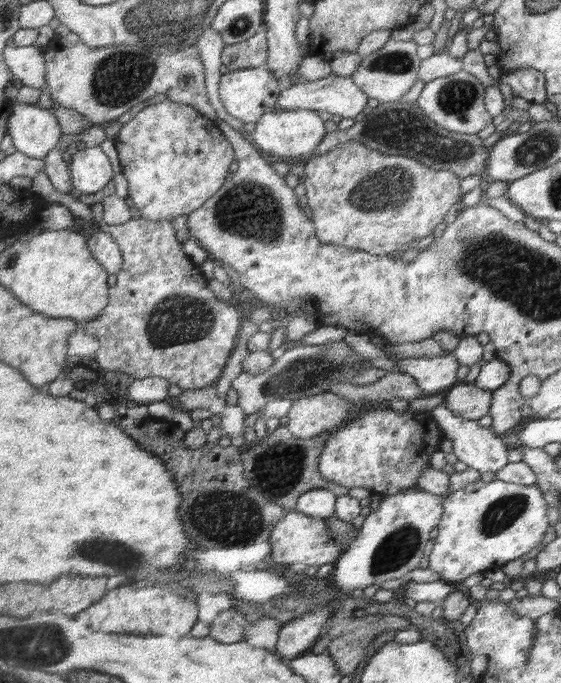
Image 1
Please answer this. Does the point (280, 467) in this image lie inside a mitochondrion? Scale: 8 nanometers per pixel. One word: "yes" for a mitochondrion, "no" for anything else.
yes

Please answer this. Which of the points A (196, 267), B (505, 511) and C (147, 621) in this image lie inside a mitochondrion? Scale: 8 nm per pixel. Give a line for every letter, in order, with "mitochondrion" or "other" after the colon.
A: other
B: mitochondrion
C: other

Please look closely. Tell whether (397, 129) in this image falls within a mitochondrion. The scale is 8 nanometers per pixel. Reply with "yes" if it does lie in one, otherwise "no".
yes

